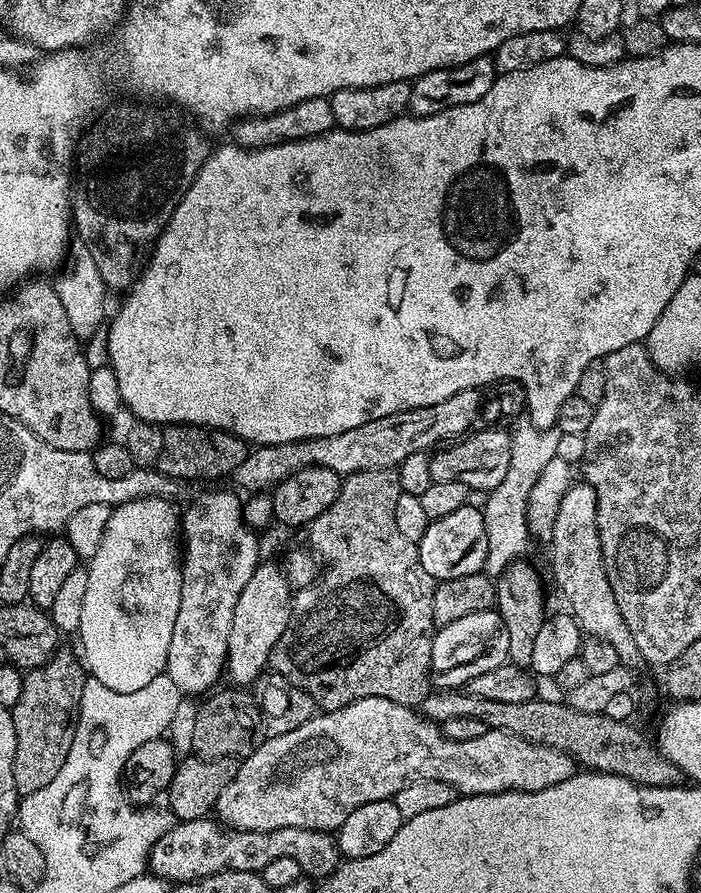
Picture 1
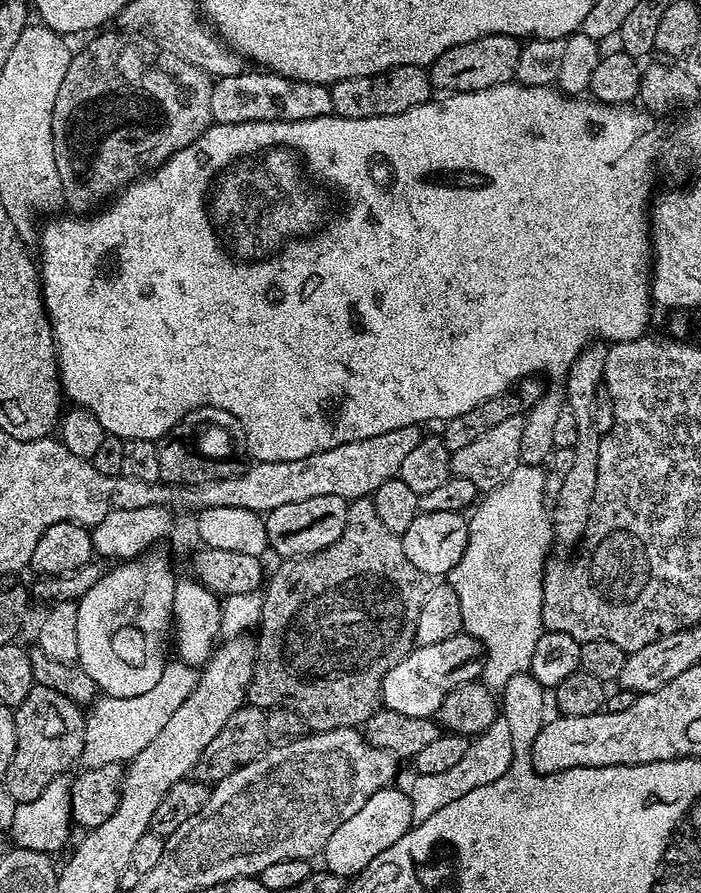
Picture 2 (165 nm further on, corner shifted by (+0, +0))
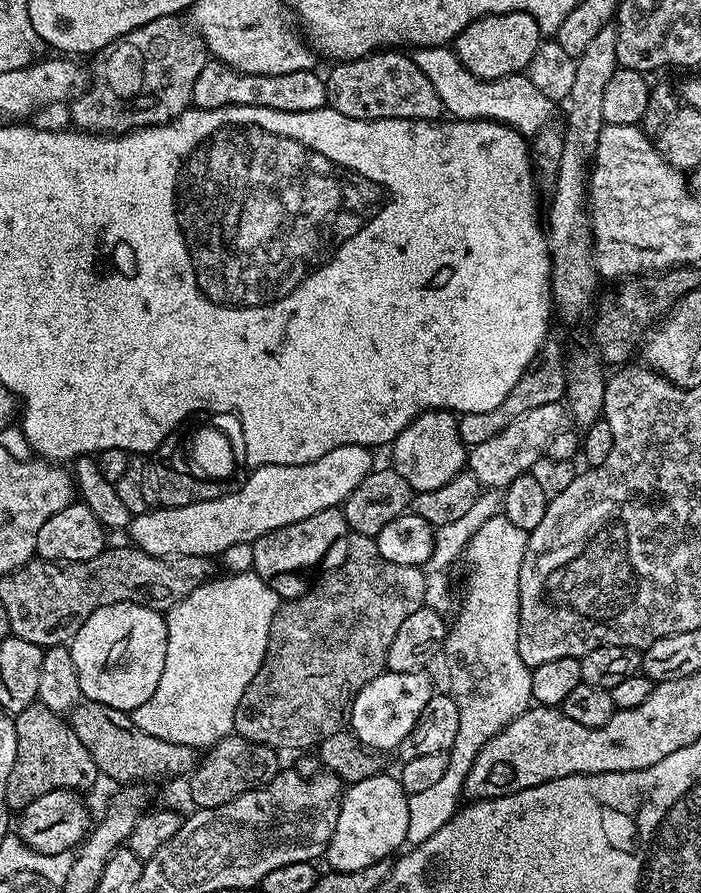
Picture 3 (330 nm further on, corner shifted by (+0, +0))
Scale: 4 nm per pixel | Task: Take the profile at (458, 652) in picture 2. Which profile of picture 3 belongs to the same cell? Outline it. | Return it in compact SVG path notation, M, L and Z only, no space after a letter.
M383 671L375 676L362 690L358 690L358 698L352 703L350 731L363 747L385 754L399 749L402 738L414 730L414 722L418 722L418 714L426 710L426 702L434 695L432 680L427 671L390 672Z

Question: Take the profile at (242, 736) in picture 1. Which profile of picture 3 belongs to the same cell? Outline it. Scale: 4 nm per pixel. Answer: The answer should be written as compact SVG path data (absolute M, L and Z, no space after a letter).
M238 735L223 736L216 744L203 753L197 763L195 772L191 773L187 781L188 792L192 795L193 805L196 808L213 808L226 806L226 802L234 802L247 792L254 792L263 784L270 783L281 771L282 764L277 749L269 744L250 742Z

